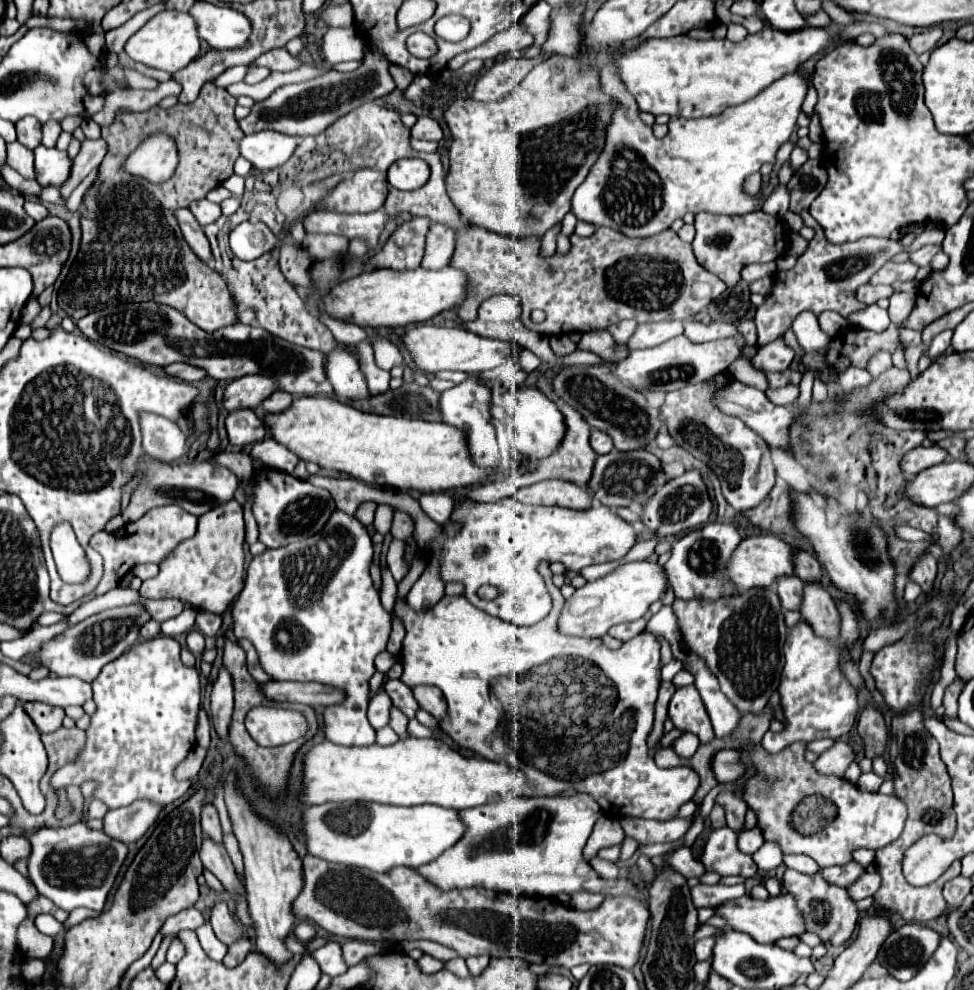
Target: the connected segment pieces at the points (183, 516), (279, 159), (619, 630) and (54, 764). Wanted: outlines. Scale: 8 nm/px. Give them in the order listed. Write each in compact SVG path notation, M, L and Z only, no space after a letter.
M167 504L167 506L159 506L155 510L149 510L143 518L139 518L137 522L125 524L121 530L117 530L113 534L109 534L109 532L95 534L91 538L91 548L95 548L103 556L105 574L103 574L99 586L83 600L89 600L93 596L99 596L99 594L105 594L107 590L117 588L121 578L137 564L163 562L163 558L167 558L183 540L193 538L195 532L197 532L197 518L175 504Z
M263 130L245 136L239 142L239 154L247 158L257 170L271 170L291 158L297 146L295 136Z
M641 618L641 620L635 620L635 622L627 622L627 624L621 624L621 626L613 626L609 630L609 636L617 638L617 640L631 640L635 638L637 634L641 634L647 626L647 620Z
M59 728L55 732L49 734L41 734L41 742L45 744L45 750L51 758L51 774L53 776L61 766L65 766L67 762L71 762L71 758L75 758L75 754L81 750L83 746L83 738L85 732L75 728Z

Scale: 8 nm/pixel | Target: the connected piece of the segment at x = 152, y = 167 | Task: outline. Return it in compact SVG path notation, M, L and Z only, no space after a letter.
M153 134L151 138L147 138L125 162L125 170L135 174L135 176L143 176L151 182L163 182L167 180L177 166L177 150L175 150L175 142L173 138L165 138L165 134Z

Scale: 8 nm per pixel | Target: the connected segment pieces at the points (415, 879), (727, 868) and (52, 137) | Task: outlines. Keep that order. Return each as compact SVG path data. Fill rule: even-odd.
M305 856L303 860L303 870L305 870L305 886L303 892L299 894L299 898L295 900L295 916L297 920L311 920L317 926L325 928L327 932L335 934L335 936L343 936L343 938L357 938L357 940L371 940L371 942L403 942L403 940L431 940L437 944L443 944L451 950L455 950L459 956L469 958L469 956L481 956L487 954L491 958L497 956L509 956L509 958L521 958L529 964L551 964L551 966L563 966L567 970L571 970L573 966L579 964L615 964L615 966L623 966L627 970L631 970L635 966L635 962L639 960L639 950L643 946L643 934L647 928L645 922L645 904L639 898L633 896L611 896L605 898L603 904L595 910L583 912L583 910L575 910L567 904L561 904L557 898L545 898L545 896L529 896L529 894L511 894L511 892L495 892L495 890L485 890L485 888L461 888L461 890L439 890L437 886L433 886L429 880L425 880L417 870L413 868L395 868L389 870L387 874L375 874L371 870L363 870L363 868L355 868L355 866L345 866L345 864L335 864L335 862L327 862L323 858L317 856Z
M731 828L715 830L705 846L701 856L705 870L717 872L719 876L743 876L753 878L757 872L751 856L743 854L737 848L737 832Z
M55 122L43 124L43 146L53 148L57 138L59 138L59 134L61 134L61 126L59 124L55 124Z

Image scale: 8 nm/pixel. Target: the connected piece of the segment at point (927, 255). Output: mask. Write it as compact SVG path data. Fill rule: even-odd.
M923 246L915 252L909 252L909 260L917 266L929 266L931 264L931 258L941 250L941 246Z

